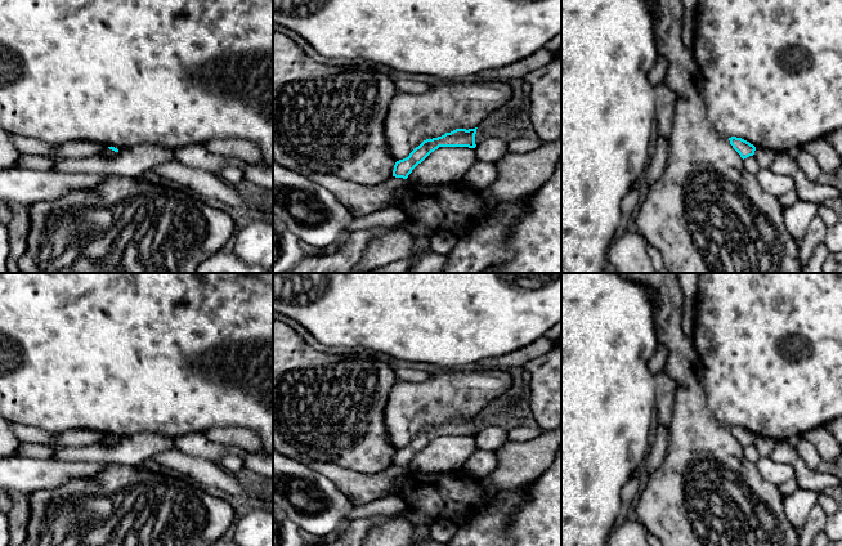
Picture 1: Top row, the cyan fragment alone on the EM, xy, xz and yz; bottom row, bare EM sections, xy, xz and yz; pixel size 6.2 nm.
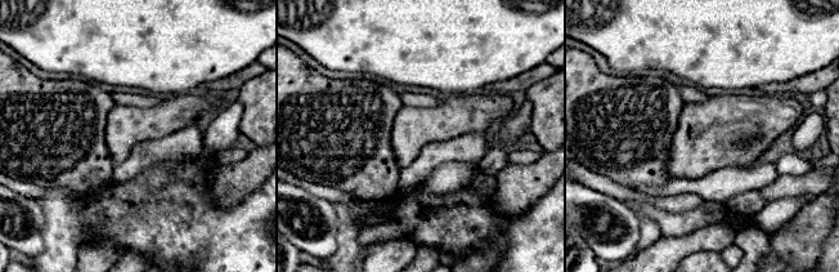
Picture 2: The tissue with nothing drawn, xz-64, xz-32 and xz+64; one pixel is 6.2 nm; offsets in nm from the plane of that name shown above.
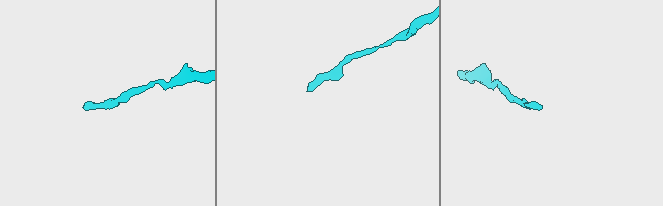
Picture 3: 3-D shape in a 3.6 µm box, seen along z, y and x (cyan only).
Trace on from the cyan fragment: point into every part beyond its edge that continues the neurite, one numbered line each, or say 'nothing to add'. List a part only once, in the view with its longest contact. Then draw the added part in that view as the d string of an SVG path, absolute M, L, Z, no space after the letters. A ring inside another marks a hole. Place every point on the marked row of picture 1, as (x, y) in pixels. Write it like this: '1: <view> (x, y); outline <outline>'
1: xz (361, 201); outline M319 173L306 175L306 178L330 189L346 206L354 219L364 218L389 206L395 206L395 202L409 185L408 179L393 175L376 185L362 185Z

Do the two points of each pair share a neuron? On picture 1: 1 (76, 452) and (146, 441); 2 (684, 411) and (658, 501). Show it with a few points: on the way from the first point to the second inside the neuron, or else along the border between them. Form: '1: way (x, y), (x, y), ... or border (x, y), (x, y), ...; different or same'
1: way (93, 453), (122, 453), (129, 451); same
2: way (684, 433), (684, 466), (679, 473), (679, 479); same

